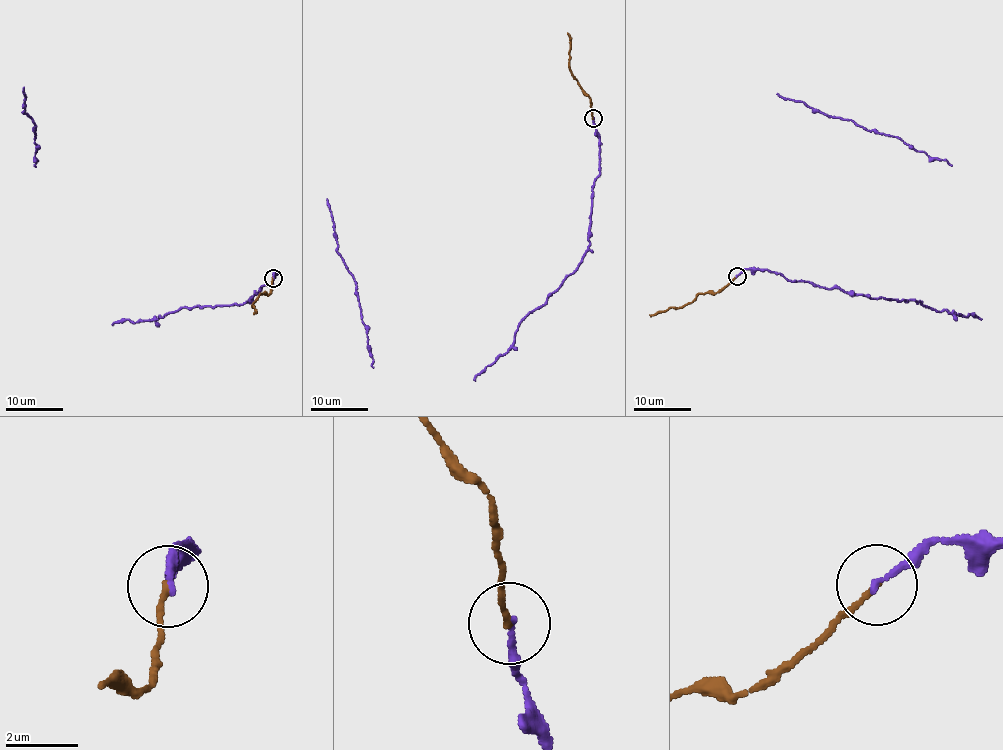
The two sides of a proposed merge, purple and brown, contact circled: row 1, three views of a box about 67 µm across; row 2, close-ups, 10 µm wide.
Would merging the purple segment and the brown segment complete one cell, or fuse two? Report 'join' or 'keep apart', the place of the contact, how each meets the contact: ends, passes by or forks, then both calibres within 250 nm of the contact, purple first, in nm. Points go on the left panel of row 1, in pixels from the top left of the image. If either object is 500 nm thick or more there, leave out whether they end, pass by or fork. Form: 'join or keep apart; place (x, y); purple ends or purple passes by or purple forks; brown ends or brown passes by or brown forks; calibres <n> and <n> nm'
join; place (273, 278); purple ends; brown ends; calibres 170 and 150 nm

